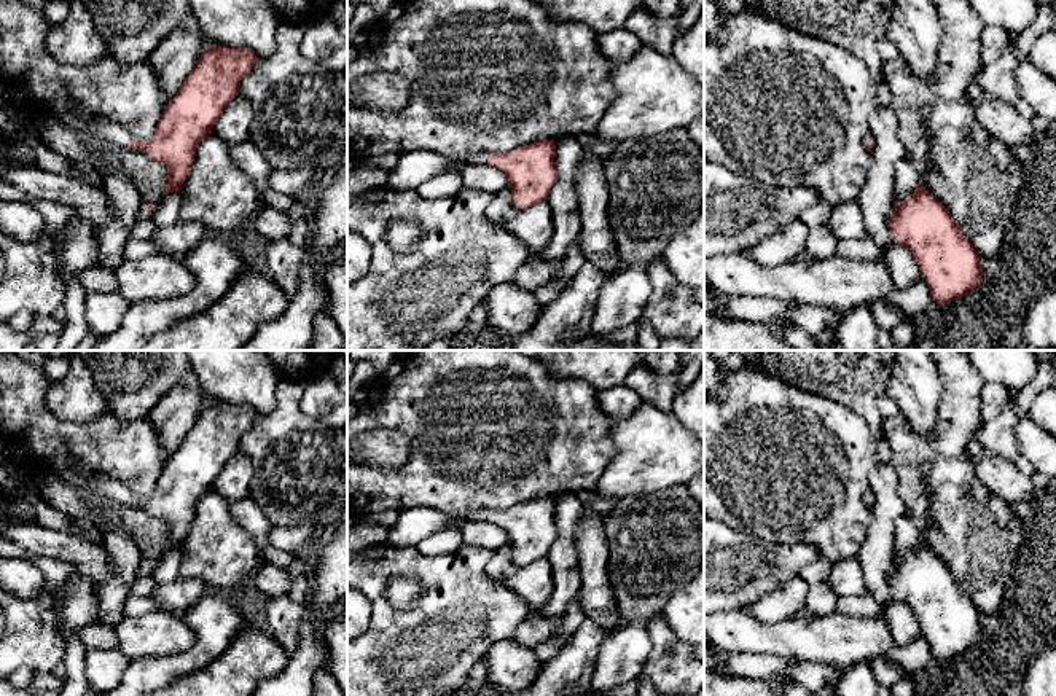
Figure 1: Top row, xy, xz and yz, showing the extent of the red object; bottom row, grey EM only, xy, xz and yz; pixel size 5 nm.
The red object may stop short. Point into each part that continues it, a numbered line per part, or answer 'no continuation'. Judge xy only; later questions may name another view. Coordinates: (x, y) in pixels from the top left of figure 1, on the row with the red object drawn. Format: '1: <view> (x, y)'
1: xy (115, 134)

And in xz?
1: xz (478, 158)

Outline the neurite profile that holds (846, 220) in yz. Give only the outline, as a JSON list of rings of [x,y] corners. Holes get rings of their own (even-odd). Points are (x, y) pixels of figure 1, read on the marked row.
[[[847,201],[833,207],[828,226],[838,240],[866,237],[866,221],[858,201]]]

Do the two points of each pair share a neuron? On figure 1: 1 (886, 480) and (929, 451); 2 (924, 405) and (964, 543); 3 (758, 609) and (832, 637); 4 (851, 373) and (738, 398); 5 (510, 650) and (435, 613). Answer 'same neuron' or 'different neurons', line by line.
1: different neurons
2: different neurons
3: different neurons
4: different neurons
5: different neurons

